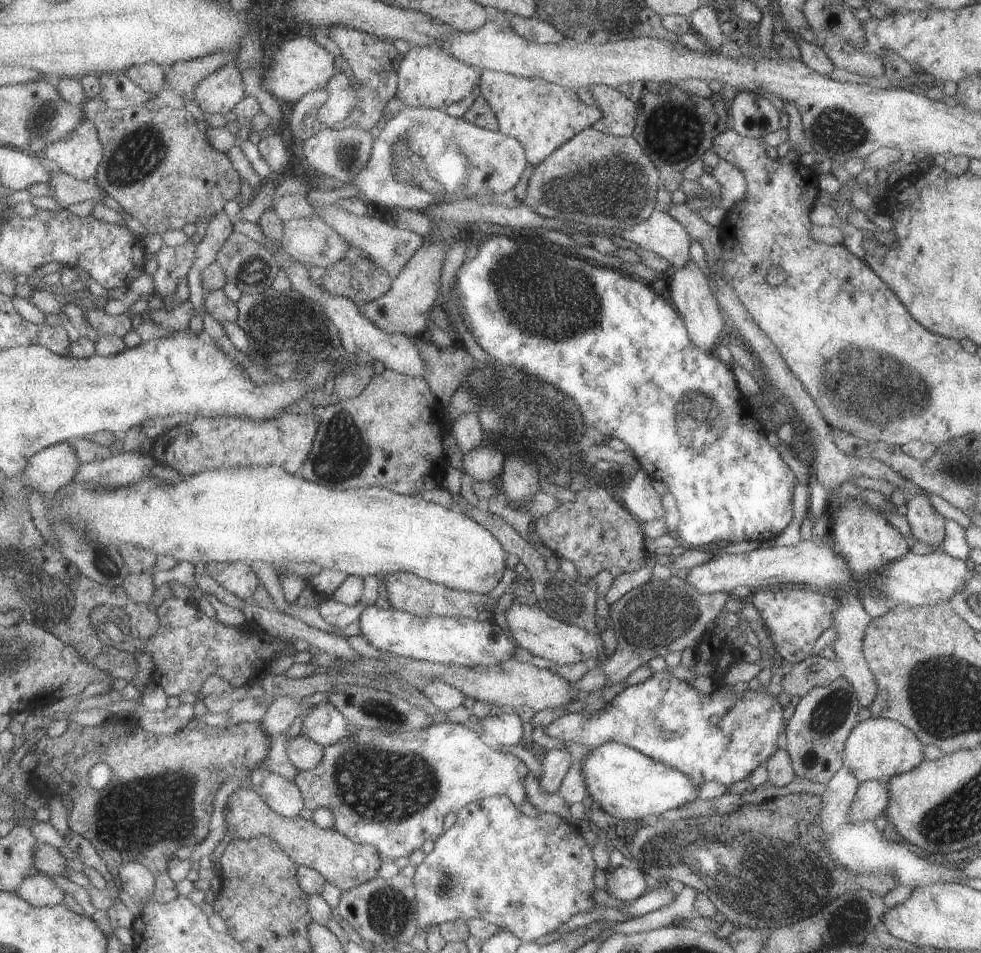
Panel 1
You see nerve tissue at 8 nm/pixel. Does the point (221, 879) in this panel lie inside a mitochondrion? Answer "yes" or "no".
no

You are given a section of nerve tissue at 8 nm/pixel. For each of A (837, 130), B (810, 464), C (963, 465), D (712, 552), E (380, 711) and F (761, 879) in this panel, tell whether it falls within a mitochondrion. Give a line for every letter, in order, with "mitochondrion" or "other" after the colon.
A: mitochondrion
B: other
C: mitochondrion
D: other
E: mitochondrion
F: mitochondrion

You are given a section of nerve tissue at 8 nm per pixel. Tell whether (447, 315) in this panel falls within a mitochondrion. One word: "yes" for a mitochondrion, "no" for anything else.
no

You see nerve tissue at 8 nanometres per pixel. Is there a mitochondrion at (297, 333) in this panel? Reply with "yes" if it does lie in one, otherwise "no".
yes

